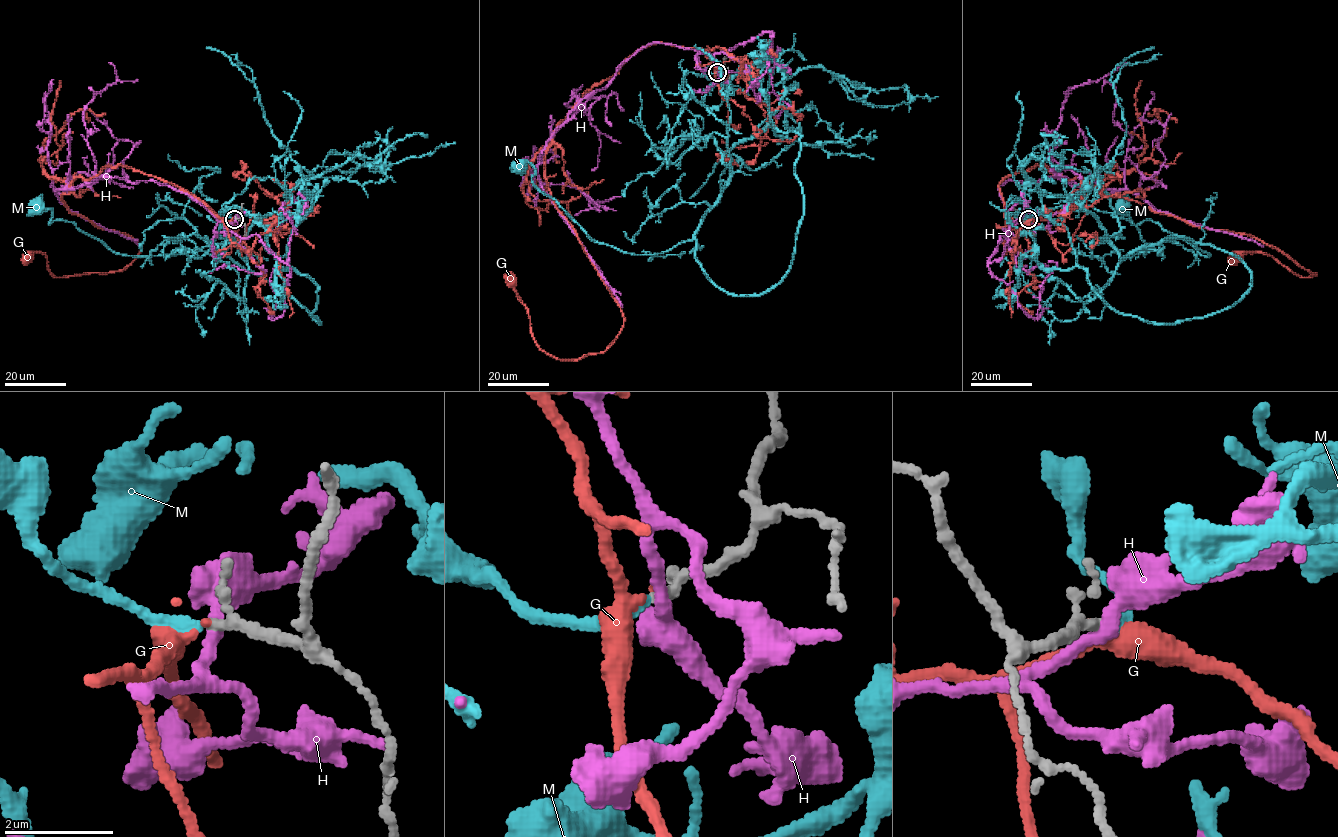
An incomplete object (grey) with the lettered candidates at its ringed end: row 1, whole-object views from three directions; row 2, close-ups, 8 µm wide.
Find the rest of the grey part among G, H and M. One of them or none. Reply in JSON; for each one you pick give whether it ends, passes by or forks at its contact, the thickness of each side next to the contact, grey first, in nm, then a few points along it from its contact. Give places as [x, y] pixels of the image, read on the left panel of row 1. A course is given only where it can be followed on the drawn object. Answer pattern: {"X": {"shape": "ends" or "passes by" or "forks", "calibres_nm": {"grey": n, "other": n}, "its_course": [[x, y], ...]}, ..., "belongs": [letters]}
{"M": {"shape": "ends", "calibres_nm": {"grey": 150, "other": 240}, "its_course": [[234, 219], [219, 212], [226, 244], [202, 275], [244, 303], [239, 245], [125, 255], [39, 206]]}, "belongs": ["M"]}

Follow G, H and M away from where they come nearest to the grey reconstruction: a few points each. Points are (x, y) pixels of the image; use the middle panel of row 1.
G: (717, 72), (702, 49), (635, 51), (546, 152), (556, 209), (624, 318), (605, 350), (545, 352), (511, 280)
H: (718, 72), (697, 50), (657, 42), (638, 49), (541, 154), (542, 190), (622, 306)
M: (717, 72), (685, 75), (727, 128), (731, 158), (692, 239), (653, 254), (595, 242), (522, 166)

